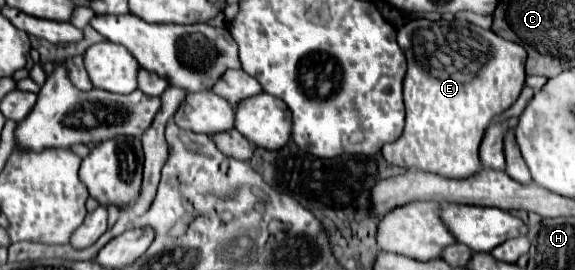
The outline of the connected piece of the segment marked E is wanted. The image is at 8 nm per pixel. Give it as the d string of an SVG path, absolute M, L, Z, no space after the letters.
M416 18L416 20L410 20L408 24L404 24L400 30L398 30L398 44L400 48L404 50L406 54L406 60L408 60L408 72L406 72L406 78L404 78L404 106L406 106L406 126L404 126L404 132L402 136L396 140L396 142L390 142L390 144L384 144L382 146L382 154L384 158L390 162L390 164L396 164L396 166L404 166L404 168L412 168L412 170L426 170L426 172L432 172L432 174L440 174L440 176L446 176L446 178L468 178L472 174L476 174L482 166L480 166L480 160L478 160L478 146L480 146L480 140L484 136L484 130L486 126L490 124L490 118L496 116L496 114L502 114L504 110L508 110L522 86L524 86L524 62L526 62L526 50L516 44L516 42L510 42L510 40L502 40L500 36L496 36L494 32L490 30L484 30L480 26L474 26L474 24L466 24L466 26L458 26L450 20L438 20L438 22L432 22L432 20L426 20L426 18Z

